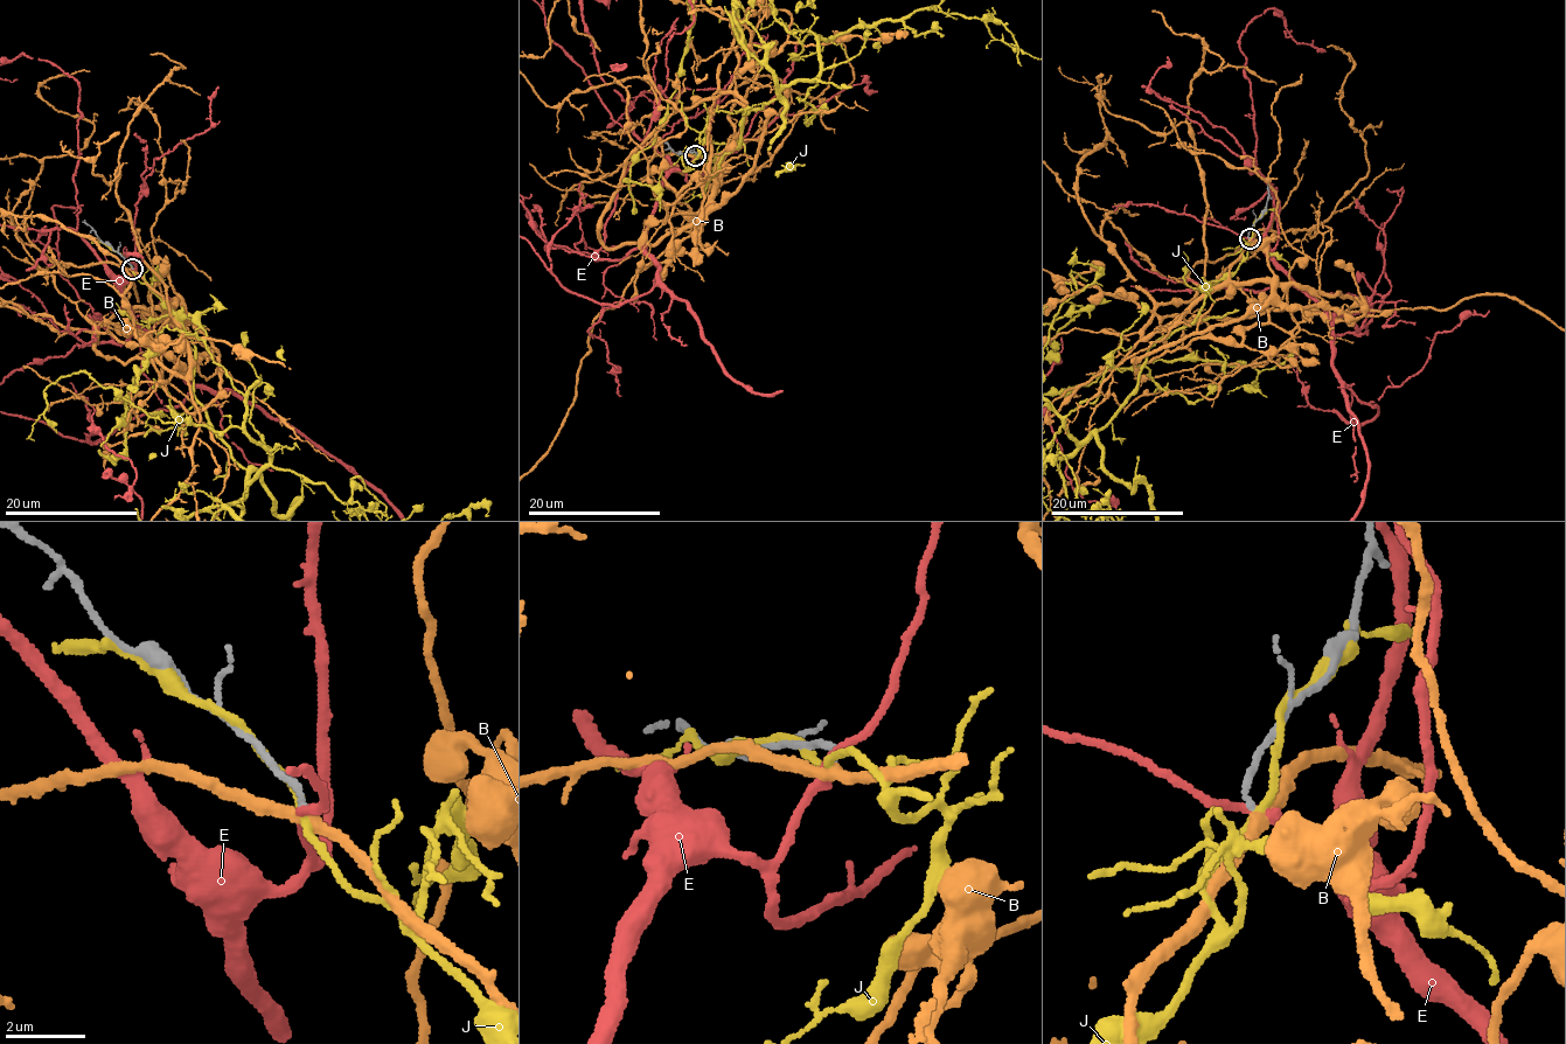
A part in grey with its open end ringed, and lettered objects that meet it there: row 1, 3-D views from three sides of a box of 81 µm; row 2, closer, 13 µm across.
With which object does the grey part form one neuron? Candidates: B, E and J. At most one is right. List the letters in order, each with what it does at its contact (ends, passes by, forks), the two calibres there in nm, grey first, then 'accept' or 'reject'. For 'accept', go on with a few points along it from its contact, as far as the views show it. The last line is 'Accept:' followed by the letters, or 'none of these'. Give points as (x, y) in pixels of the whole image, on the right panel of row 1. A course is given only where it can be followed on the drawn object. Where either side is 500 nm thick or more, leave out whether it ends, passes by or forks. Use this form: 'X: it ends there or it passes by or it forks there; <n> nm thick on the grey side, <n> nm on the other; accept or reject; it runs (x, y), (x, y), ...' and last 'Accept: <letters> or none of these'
B: it passes by; 170 nm thick on the grey side, 280 nm on the other; accept; it runs (1250, 238), (1231, 279), (1294, 282), (1340, 312), (1443, 310), (1480, 294), (1515, 296)
E: it passes by; 180 nm thick on the grey side, 220 nm on the other; reject
J: it passes by; 170 nm thick on the grey side, 180 nm on the other; reject
Accept: B

